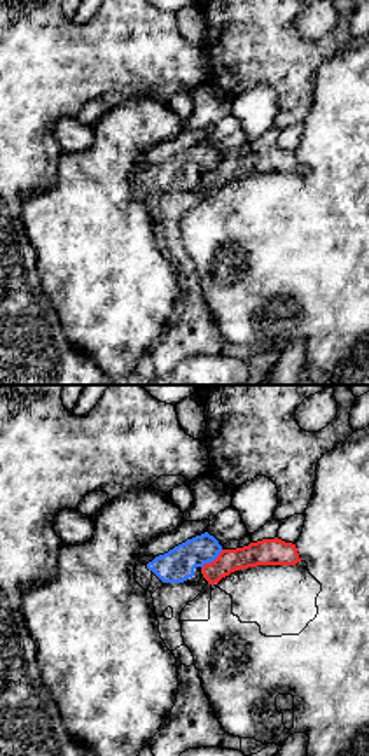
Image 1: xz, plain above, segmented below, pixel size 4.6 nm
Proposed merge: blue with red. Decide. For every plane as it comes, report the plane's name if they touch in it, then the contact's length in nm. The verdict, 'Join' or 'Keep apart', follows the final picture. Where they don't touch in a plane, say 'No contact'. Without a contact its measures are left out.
Touches blue in xz. Shared border 130 nm

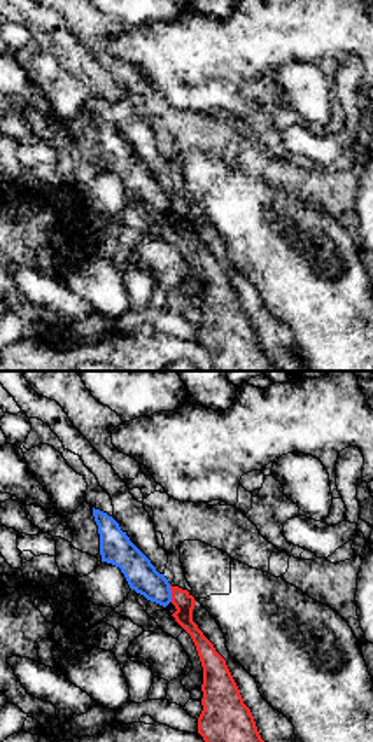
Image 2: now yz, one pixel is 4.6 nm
Touches blue in yz. Shared border 80 nm

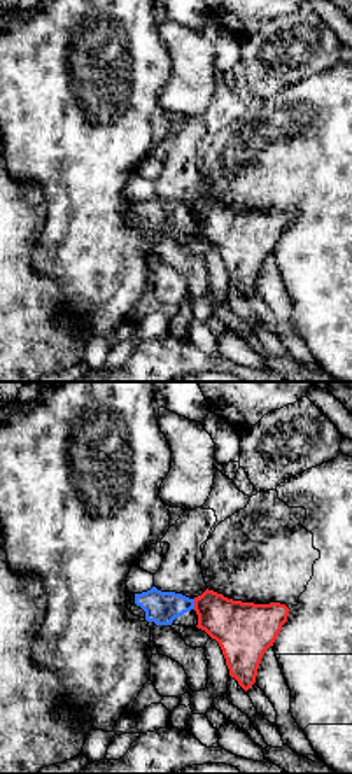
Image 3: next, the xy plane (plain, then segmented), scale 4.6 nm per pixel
Touches blue in xy. Shared border 50 nm

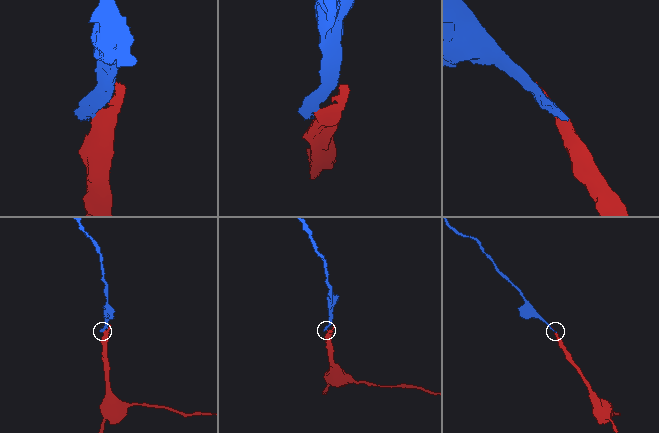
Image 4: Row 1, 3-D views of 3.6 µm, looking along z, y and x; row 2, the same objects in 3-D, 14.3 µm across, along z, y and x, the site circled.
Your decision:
Keep apart

